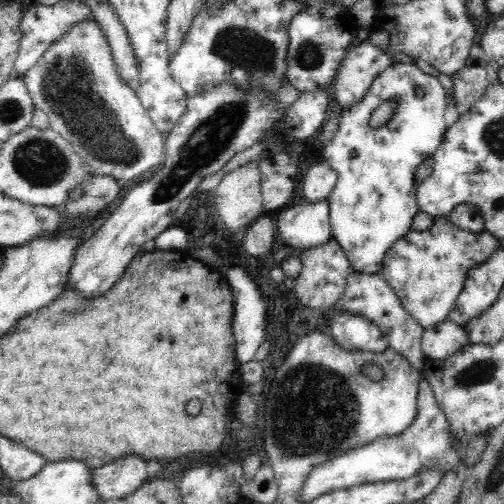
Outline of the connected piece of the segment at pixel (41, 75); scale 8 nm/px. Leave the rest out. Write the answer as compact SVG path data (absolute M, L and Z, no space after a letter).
M83 20L66 31L60 40L54 40L22 79L35 108L47 114L54 131L72 145L92 172L130 182L165 159L164 134L145 113L137 92L122 82L109 42L95 20Z

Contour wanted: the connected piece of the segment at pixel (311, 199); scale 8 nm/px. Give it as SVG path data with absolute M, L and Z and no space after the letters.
M322 160L307 171L302 180L302 192L306 203L315 203L329 198L337 181L337 172Z

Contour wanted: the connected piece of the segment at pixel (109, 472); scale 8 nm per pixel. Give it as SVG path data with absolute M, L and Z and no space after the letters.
M124 456L116 462L110 462L110 464L101 466L100 468L92 470L92 485L94 489L98 491L98 497L101 500L106 499L120 499L132 494L135 490L138 490L140 486L148 482L151 479L146 471L147 462L140 456Z

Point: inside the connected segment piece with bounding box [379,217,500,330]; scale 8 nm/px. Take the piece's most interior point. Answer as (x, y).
(427, 270)

